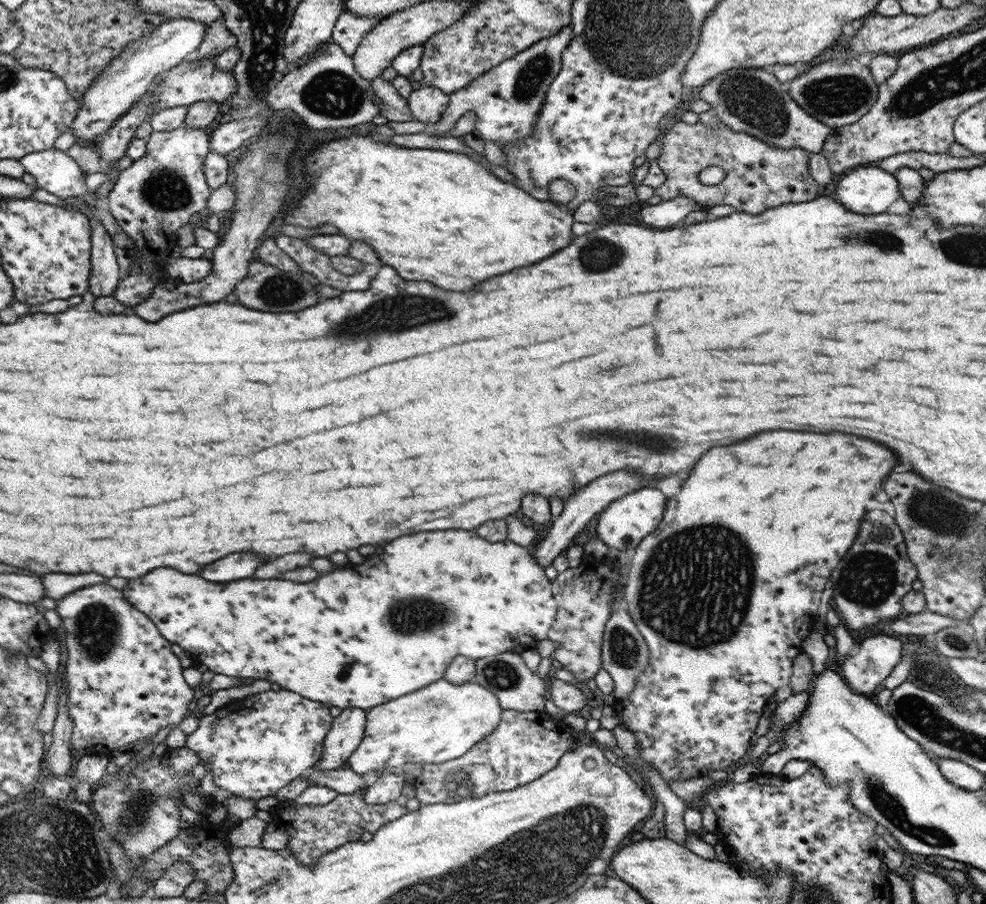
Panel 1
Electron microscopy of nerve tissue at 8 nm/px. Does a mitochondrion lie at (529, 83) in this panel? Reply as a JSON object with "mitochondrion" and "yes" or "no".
{"mitochondrion":"yes"}

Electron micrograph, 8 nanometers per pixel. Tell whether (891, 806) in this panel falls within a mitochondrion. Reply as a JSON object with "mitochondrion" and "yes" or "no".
{"mitochondrion":"yes"}

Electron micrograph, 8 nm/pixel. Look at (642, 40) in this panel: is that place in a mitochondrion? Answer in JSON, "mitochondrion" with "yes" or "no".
{"mitochondrion":"yes"}

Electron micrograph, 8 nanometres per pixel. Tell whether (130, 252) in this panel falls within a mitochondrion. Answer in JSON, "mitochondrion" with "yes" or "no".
{"mitochondrion":"no"}

